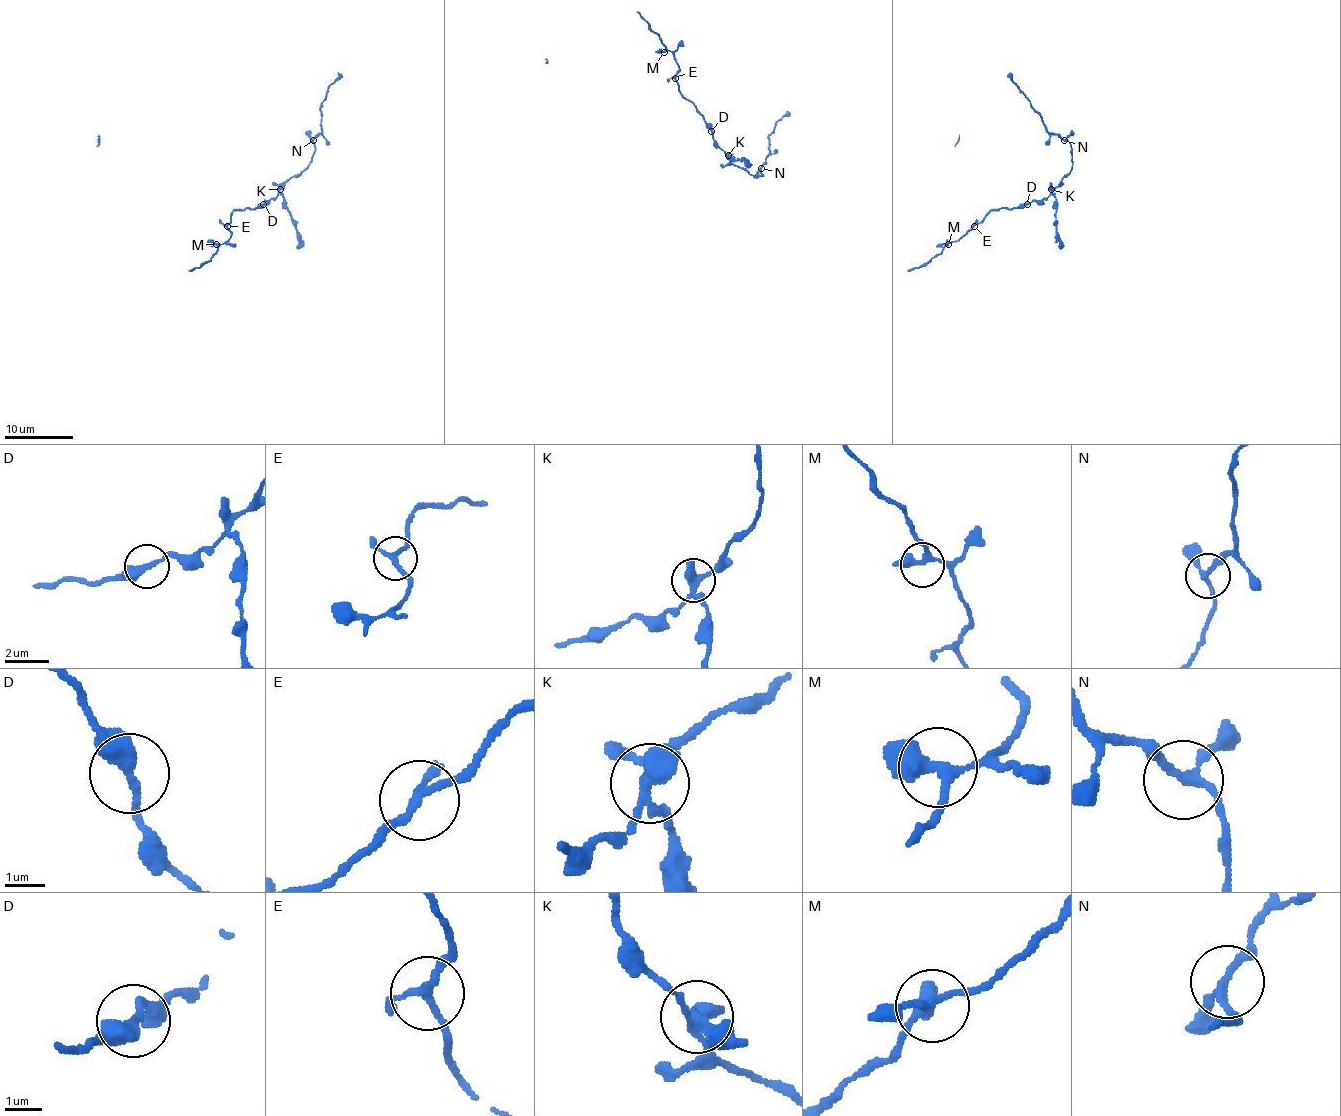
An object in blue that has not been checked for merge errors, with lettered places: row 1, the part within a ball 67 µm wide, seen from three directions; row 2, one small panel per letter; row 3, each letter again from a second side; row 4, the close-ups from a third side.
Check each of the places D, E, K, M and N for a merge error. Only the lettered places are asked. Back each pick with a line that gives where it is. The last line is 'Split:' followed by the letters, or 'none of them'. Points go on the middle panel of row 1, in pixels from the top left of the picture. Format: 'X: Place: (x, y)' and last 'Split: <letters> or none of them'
K: Place: (728, 155)
Split: K

